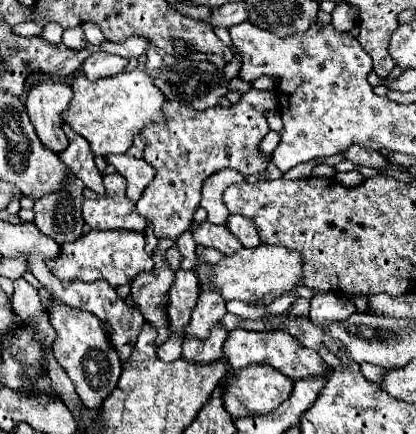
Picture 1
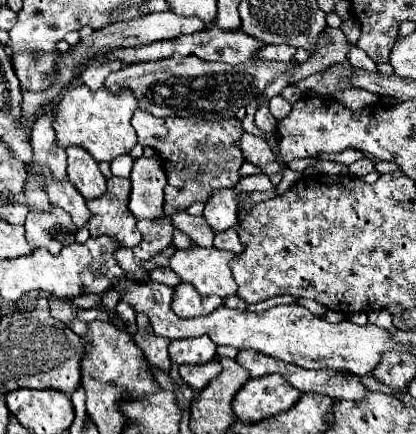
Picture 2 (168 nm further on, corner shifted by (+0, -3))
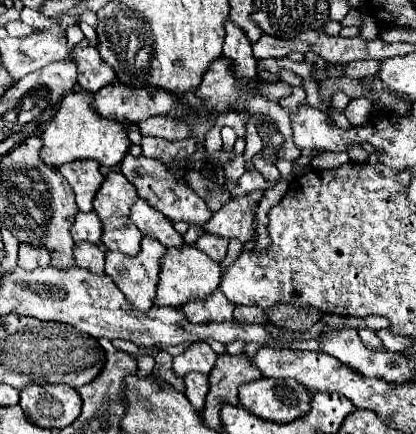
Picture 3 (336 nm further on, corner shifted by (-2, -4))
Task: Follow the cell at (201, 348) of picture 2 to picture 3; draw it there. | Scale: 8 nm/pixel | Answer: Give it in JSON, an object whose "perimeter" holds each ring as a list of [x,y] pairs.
{"perimeter":[[[204,341],[192,343],[192,347],[188,351],[174,357],[174,373],[180,379],[190,371],[198,371],[198,373],[208,375],[216,363],[216,357],[218,355],[212,351],[212,347],[208,343],[204,343]]]}

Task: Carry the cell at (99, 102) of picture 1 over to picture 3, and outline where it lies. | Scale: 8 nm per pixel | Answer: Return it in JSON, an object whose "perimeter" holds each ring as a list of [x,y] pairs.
{"perimeter":[[[76,91],[68,93],[60,101],[60,109],[56,117],[50,121],[50,125],[40,133],[42,139],[42,149],[40,157],[46,165],[50,167],[60,167],[64,163],[76,161],[76,159],[94,159],[100,161],[100,165],[114,167],[122,161],[130,147],[130,139],[124,131],[124,123],[120,121],[110,121],[94,113],[92,109],[92,93],[88,91]]]}

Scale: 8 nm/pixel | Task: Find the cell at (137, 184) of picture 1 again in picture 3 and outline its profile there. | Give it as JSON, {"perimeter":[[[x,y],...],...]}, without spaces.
{"perimeter":[[[138,199],[132,207],[130,213],[132,223],[142,231],[142,235],[154,237],[156,241],[160,241],[164,247],[176,247],[182,249],[184,239],[182,235],[178,235],[178,231],[172,227],[172,221],[162,217],[162,213],[158,213],[156,209],[152,209],[144,199]]]}

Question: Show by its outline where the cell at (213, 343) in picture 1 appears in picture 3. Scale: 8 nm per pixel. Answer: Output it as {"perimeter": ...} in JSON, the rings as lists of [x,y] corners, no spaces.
{"perimeter":[[[188,373],[184,377],[184,383],[186,383],[186,397],[190,399],[192,407],[196,411],[202,411],[204,399],[206,399],[206,393],[208,393],[208,377],[202,375],[202,373]]]}

